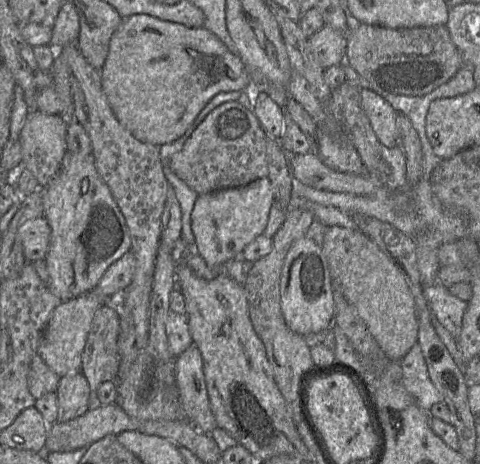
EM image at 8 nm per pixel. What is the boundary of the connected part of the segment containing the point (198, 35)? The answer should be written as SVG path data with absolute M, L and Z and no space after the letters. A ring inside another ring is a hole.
M142 14L123 18L120 26L111 37L108 55L100 73L102 90L120 124L136 139L157 147L169 144L182 137L190 125L195 121L201 110L215 95L221 92L243 91L250 89L251 83L247 68L242 63L240 57L231 53L227 46L217 36L203 26L191 28L182 24Z

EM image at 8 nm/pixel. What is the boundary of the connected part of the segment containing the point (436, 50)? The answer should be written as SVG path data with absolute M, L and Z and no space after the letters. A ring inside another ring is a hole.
M360 23L347 34L345 63L373 88L405 96L425 95L449 81L464 67L445 25L390 29Z

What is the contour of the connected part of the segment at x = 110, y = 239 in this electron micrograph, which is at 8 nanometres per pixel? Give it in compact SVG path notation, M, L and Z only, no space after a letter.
M66 151L58 173L43 188L43 217L51 229L49 249L44 258L49 274L46 284L61 302L93 290L107 268L130 251L131 241L125 219L108 186L97 172L92 153L79 154Z

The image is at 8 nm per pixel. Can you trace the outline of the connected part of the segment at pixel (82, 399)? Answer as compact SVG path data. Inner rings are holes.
M80 371L62 377L55 393L57 422L67 422L82 416L90 407L88 381Z

